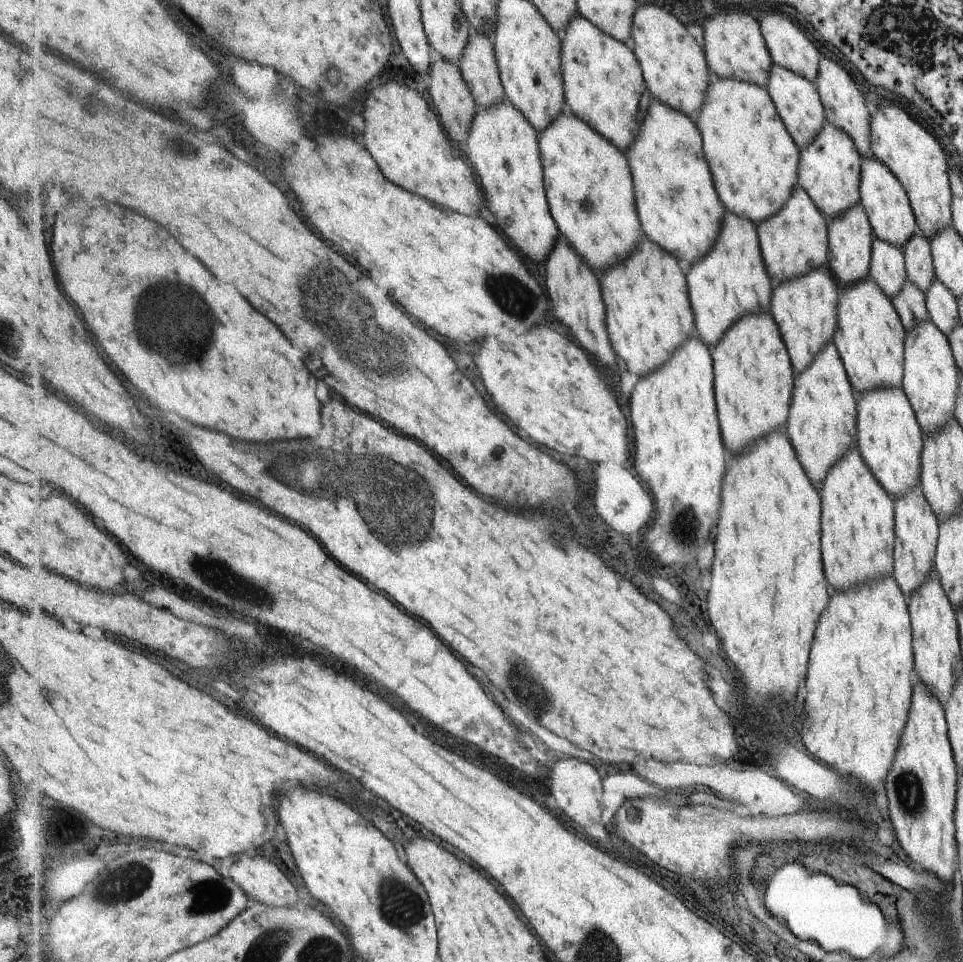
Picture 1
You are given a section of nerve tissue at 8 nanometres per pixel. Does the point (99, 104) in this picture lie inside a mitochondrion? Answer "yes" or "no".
yes

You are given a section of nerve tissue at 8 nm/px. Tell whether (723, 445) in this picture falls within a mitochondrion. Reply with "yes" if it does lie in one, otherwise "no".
no

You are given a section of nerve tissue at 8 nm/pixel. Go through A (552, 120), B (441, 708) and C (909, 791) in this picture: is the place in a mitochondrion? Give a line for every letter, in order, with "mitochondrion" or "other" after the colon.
A: other
B: other
C: mitochondrion

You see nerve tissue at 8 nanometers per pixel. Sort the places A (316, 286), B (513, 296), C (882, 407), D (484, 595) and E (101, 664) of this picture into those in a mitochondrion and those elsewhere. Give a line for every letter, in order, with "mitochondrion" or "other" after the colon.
A: mitochondrion
B: mitochondrion
C: other
D: other
E: other

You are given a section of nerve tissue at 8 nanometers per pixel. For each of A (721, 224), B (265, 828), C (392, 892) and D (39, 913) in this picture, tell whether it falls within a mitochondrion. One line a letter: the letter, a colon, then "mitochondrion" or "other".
A: other
B: other
C: mitochondrion
D: other

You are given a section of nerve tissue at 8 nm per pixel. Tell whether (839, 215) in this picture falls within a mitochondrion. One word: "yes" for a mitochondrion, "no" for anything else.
no

